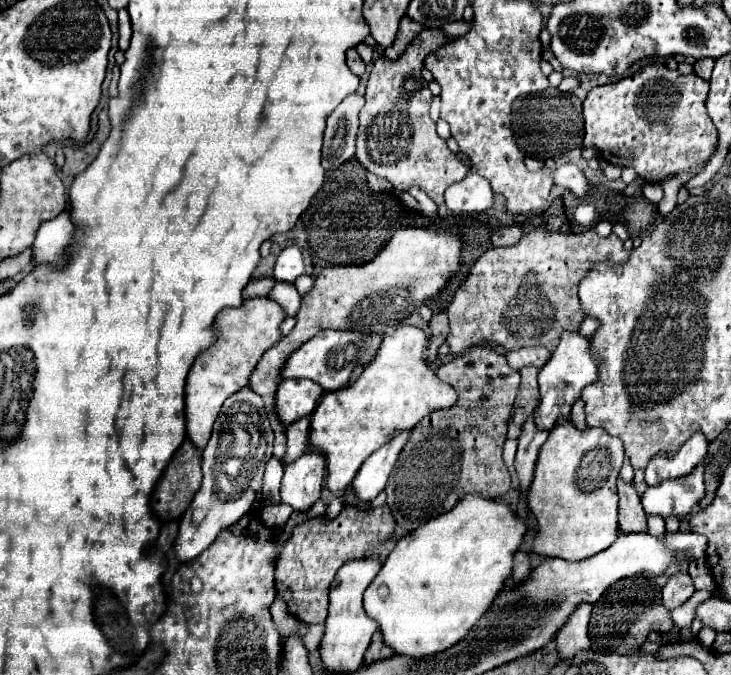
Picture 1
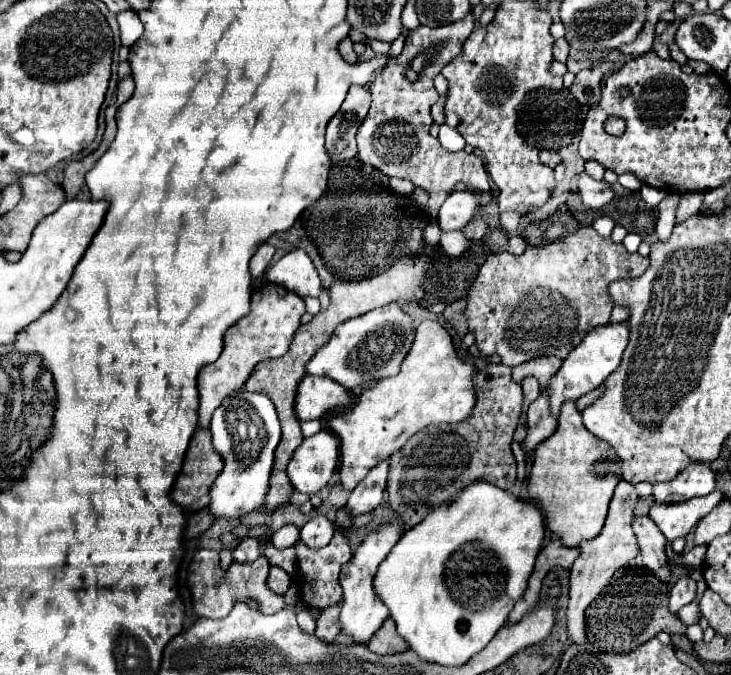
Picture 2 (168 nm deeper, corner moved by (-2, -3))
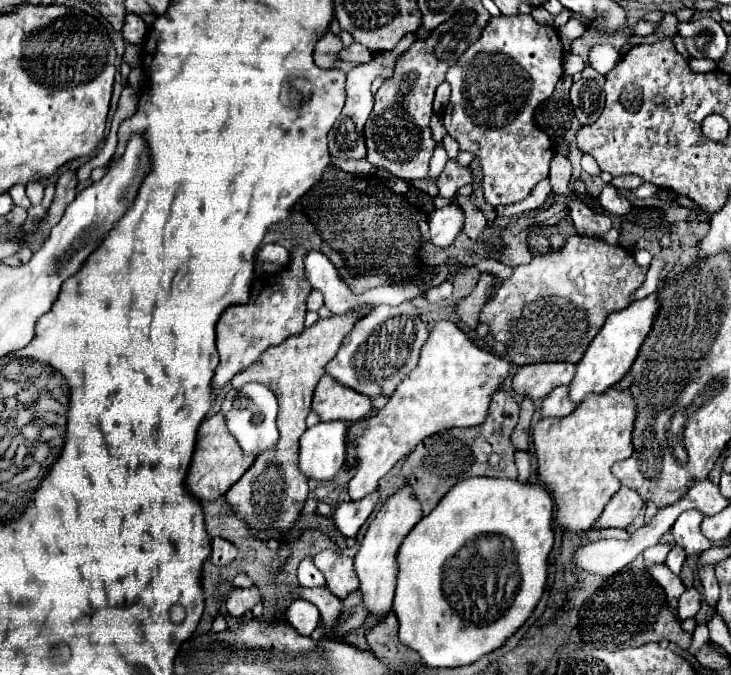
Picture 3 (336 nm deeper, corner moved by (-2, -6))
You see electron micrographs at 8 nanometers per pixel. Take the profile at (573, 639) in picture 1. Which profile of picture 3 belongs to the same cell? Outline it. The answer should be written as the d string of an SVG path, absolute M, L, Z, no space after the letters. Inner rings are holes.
M620 487L620 491L612 497L612 501L602 511L598 523L610 529L624 529L638 517L642 507L644 507L644 501L634 489Z

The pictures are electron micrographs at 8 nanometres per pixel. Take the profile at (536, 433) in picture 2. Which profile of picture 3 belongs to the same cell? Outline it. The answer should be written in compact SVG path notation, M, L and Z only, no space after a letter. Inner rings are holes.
M568 385L556 387L542 403L542 417L566 417L574 411L578 403L570 403L568 399Z

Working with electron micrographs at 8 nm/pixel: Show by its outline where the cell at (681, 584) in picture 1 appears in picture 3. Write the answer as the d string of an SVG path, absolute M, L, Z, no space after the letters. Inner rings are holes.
M698 587L686 589L684 595L680 597L680 603L678 603L678 617L682 621L688 617L694 617L700 611L700 605L702 605L702 591Z

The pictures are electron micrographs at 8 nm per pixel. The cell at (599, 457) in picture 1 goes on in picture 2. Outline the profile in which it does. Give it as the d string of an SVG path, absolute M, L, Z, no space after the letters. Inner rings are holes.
M566 402L558 416L556 432L536 446L528 478L528 494L542 510L546 528L558 534L562 546L578 548L582 542L594 540L598 532L602 532L610 500L622 480L620 468L621 460L614 448L584 428L576 402Z

